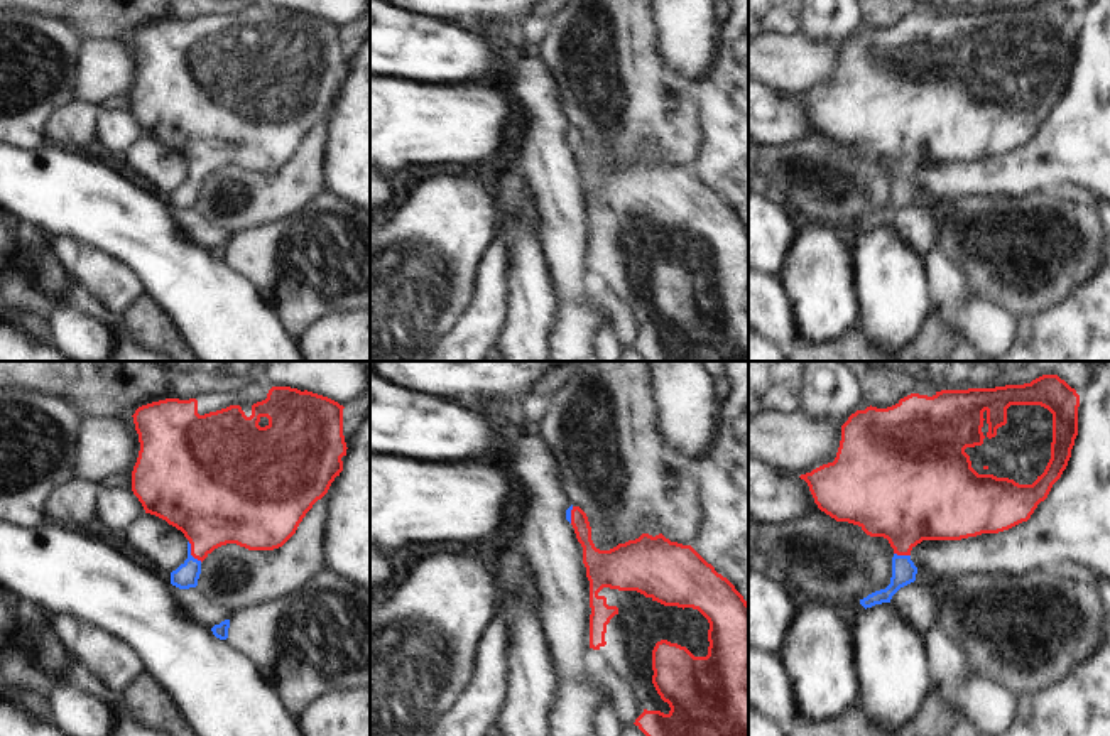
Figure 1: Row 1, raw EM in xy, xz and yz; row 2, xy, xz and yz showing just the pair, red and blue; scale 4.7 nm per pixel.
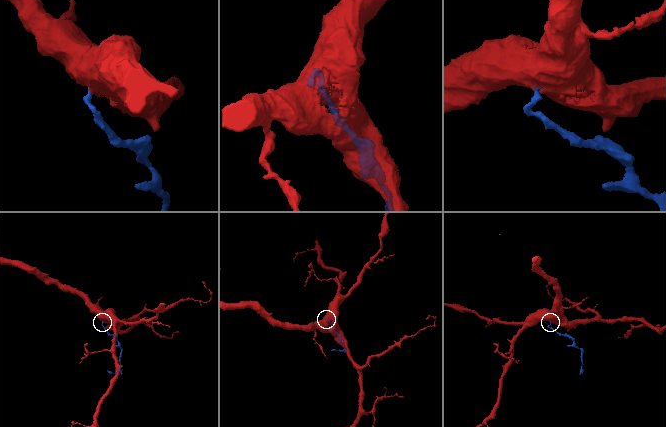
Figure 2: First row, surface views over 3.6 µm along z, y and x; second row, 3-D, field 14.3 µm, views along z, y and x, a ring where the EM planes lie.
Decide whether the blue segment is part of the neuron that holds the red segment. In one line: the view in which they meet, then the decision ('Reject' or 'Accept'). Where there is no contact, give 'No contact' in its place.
Touches red in xy. Accept

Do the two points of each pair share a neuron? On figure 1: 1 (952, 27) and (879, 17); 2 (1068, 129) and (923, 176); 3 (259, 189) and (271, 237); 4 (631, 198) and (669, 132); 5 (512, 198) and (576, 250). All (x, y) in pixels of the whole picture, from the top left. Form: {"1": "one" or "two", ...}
{"1": "two", "2": "one", "3": "two", "4": "two", "5": "two"}

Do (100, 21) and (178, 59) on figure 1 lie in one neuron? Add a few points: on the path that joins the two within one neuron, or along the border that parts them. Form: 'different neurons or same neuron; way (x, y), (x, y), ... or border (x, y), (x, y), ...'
different neurons; border (169, 21), (142, 26), (132, 37)

